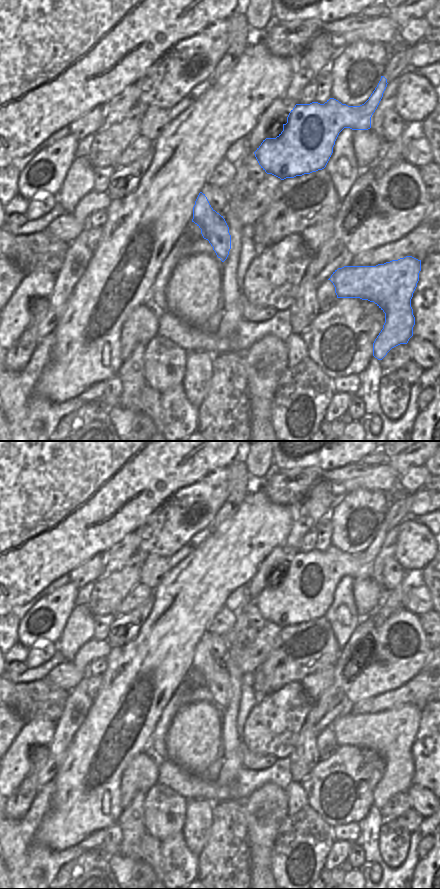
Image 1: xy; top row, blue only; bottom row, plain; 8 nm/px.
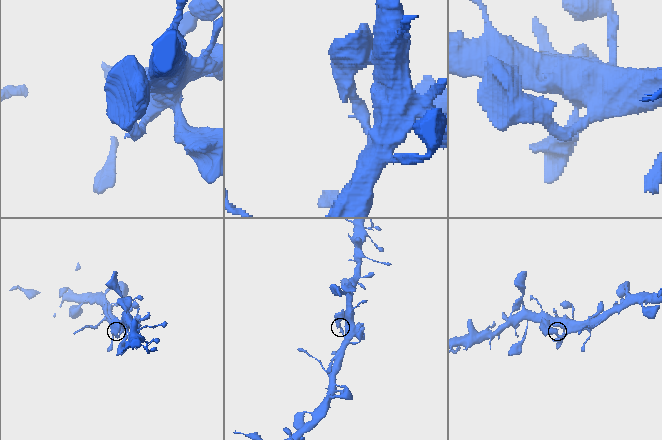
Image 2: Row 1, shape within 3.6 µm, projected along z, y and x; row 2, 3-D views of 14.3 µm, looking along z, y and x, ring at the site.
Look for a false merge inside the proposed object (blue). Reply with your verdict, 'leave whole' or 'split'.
leave whole

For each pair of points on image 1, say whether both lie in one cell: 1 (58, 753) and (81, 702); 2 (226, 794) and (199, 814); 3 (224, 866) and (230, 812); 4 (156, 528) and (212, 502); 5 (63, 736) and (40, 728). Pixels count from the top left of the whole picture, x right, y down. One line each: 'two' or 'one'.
1: one
2: two
3: one
4: one
5: two

